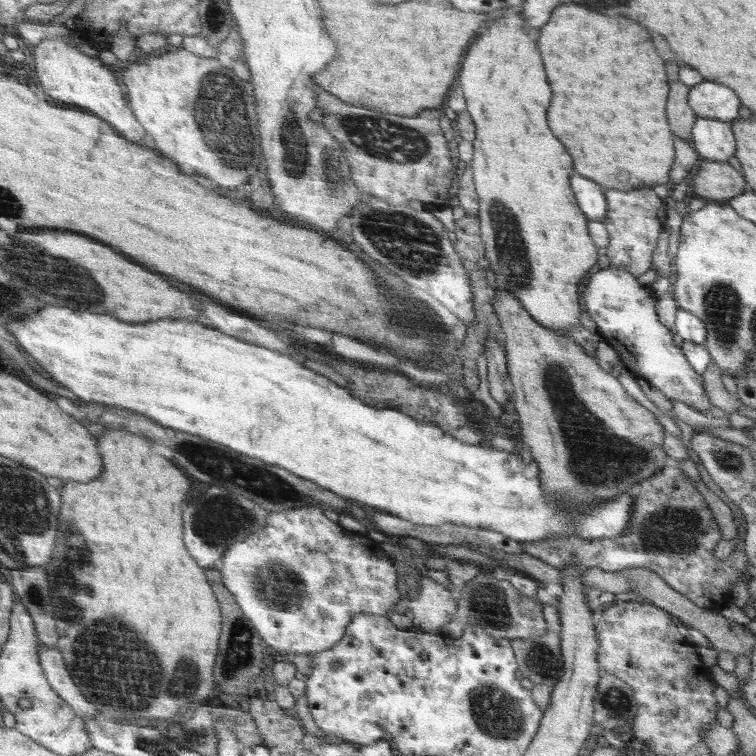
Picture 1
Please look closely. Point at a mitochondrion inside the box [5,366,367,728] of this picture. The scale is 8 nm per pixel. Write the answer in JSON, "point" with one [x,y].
{"point":[127,677]}

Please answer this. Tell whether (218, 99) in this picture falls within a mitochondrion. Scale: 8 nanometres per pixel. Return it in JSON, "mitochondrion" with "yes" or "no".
{"mitochondrion":"yes"}

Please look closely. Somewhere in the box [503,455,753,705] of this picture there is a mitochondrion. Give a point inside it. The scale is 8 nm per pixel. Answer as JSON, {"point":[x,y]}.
{"point":[674,530]}

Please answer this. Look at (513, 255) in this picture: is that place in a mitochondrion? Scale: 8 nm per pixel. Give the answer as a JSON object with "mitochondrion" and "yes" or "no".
{"mitochondrion":"yes"}

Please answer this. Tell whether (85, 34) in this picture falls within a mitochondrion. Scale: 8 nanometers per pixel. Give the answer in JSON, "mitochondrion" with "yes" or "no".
{"mitochondrion":"no"}

